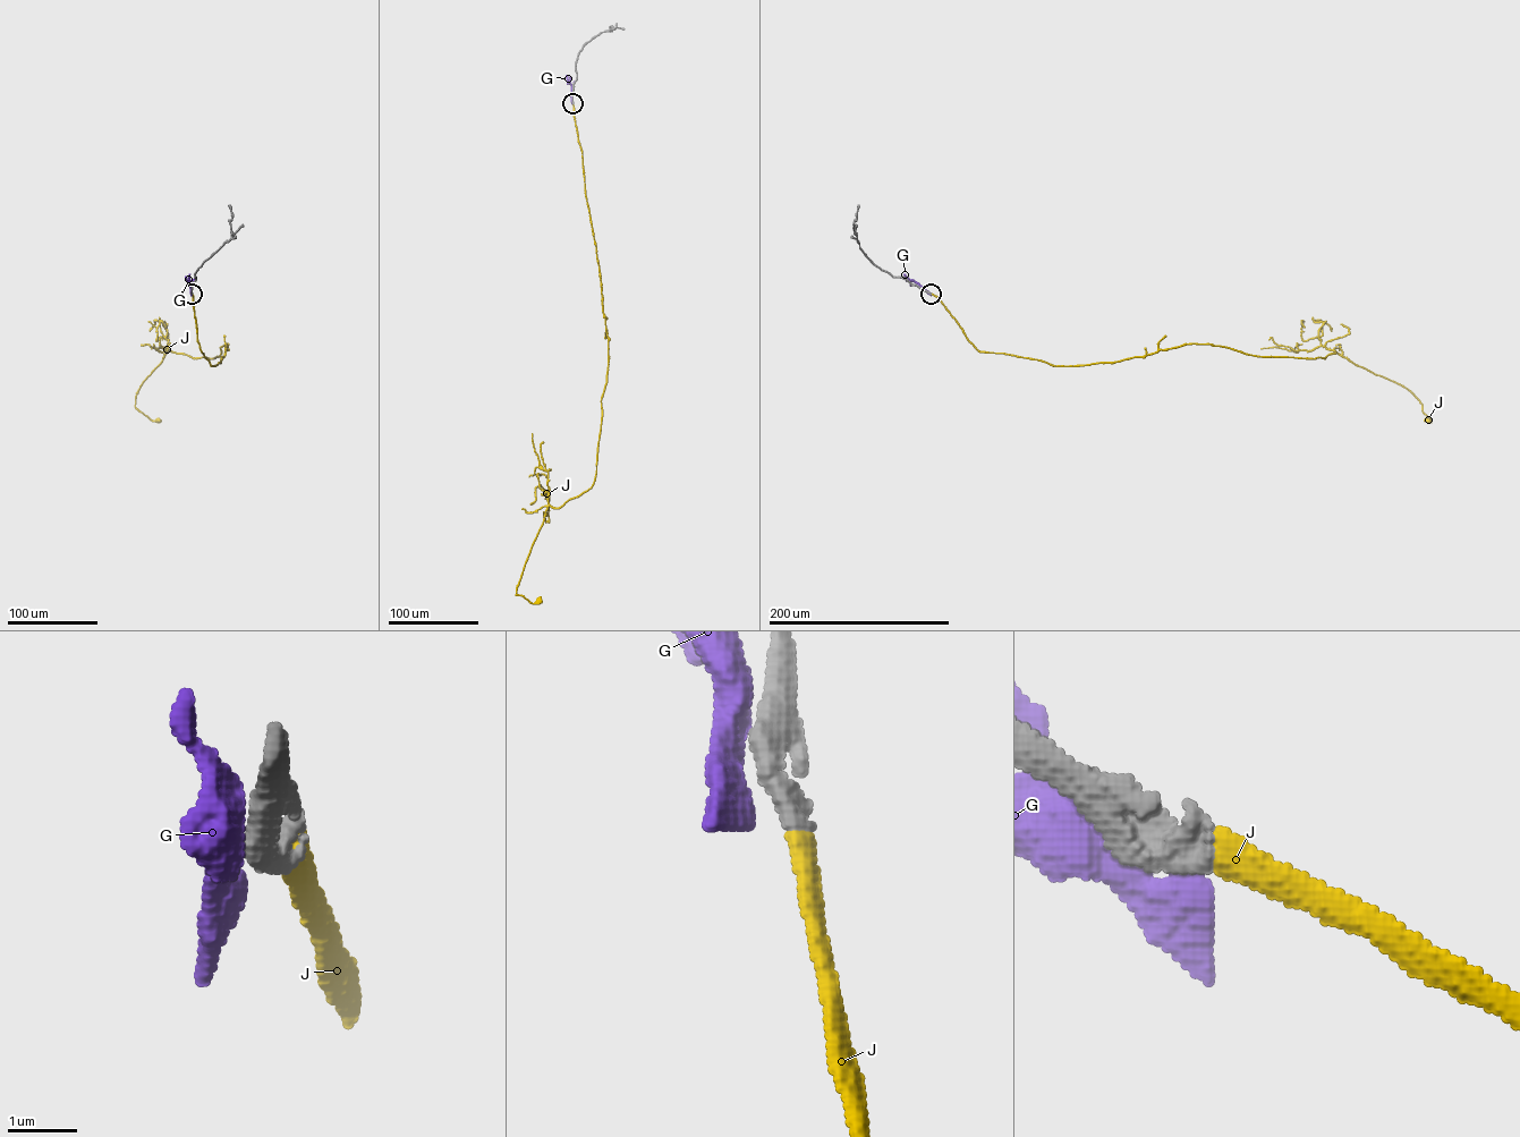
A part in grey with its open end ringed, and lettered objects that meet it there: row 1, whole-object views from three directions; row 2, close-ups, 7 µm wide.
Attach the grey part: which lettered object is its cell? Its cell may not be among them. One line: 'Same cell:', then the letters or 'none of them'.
Same cell: J

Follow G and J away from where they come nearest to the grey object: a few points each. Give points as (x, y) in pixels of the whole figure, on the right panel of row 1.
G: (930, 293), (902, 276)
J: (931, 294), (979, 351), (1055, 365), (1197, 344), (1259, 356), (1324, 358), (1335, 350), (1407, 388), (1427, 421)

